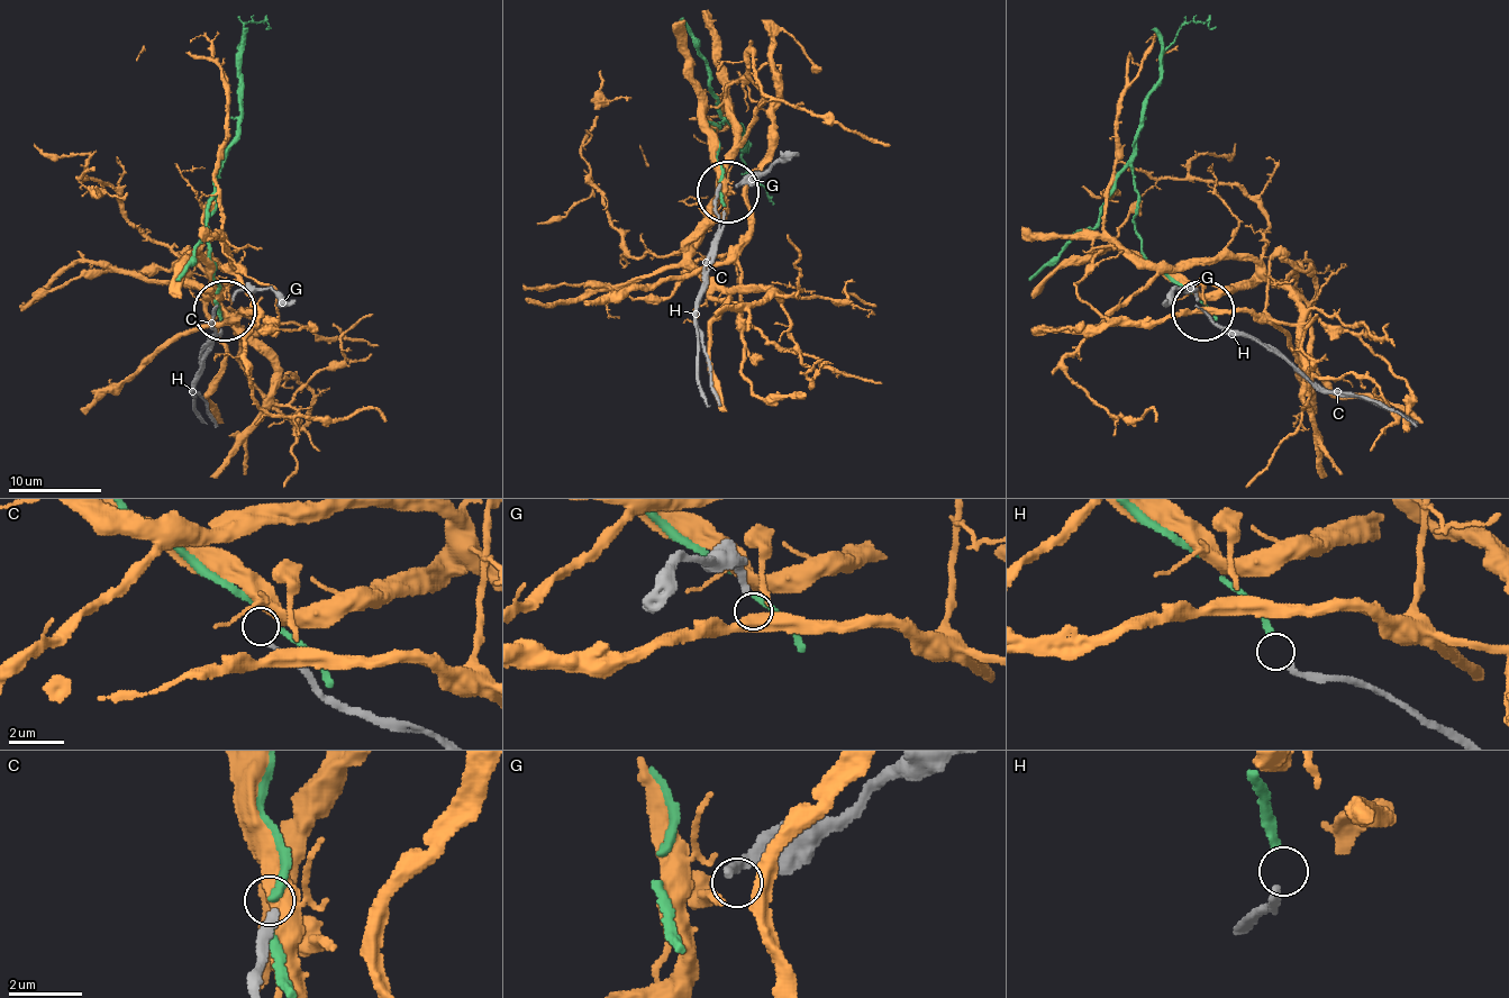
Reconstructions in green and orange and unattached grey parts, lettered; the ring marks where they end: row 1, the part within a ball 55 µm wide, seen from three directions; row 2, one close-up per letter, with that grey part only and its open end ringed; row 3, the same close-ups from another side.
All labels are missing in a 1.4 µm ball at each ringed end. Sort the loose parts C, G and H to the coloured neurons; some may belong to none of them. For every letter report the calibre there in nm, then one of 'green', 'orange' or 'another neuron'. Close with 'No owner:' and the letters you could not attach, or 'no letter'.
C: 190 nm thick; another neuron
G: 220 nm thick; another neuron
H: 220 nm thick; green
No owner: C, G

